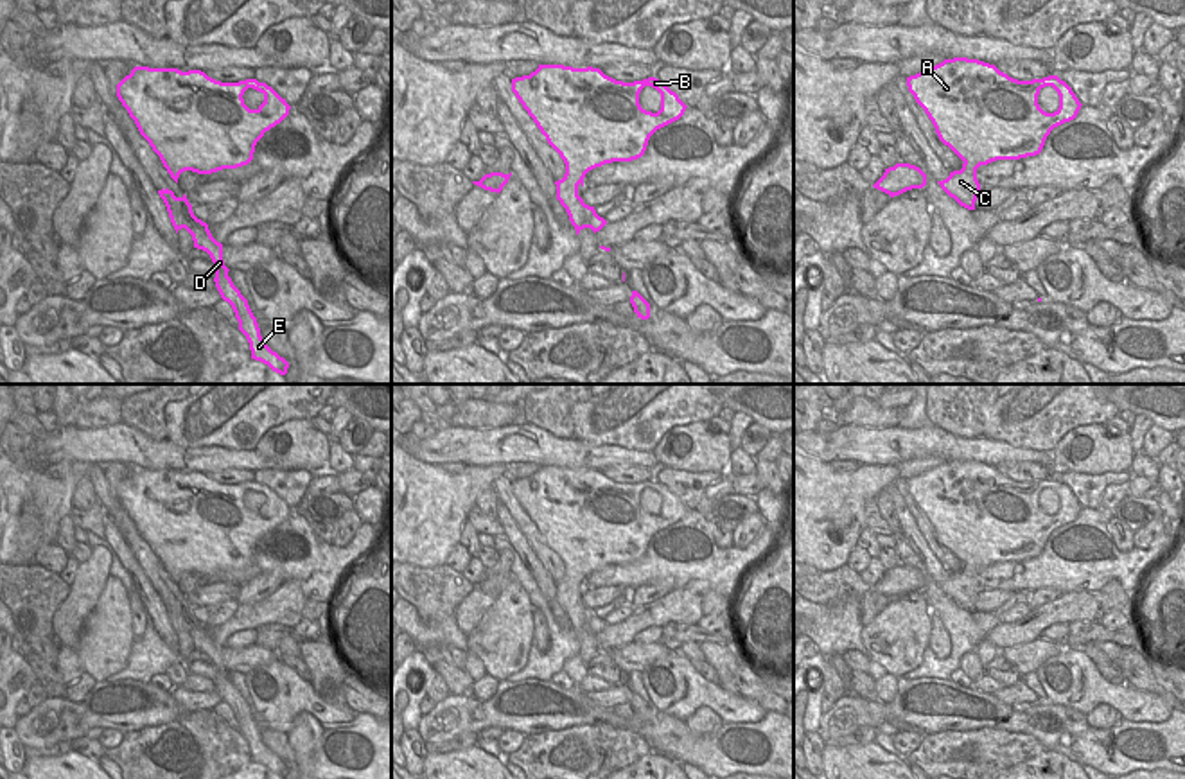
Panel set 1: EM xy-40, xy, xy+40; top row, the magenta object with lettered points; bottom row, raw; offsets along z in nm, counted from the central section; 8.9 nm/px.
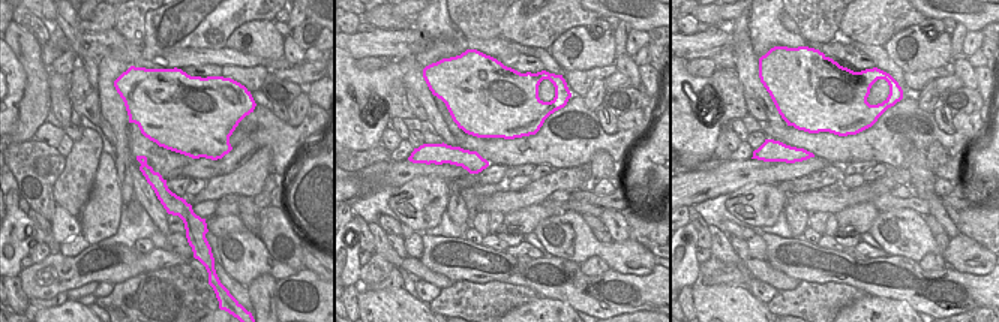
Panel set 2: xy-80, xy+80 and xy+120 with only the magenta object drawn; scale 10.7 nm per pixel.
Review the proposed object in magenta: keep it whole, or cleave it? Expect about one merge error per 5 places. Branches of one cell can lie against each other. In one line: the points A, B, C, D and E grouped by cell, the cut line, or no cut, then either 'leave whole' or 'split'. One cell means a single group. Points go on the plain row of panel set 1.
A B / C D E | xy (566, 573), (582, 584) | split

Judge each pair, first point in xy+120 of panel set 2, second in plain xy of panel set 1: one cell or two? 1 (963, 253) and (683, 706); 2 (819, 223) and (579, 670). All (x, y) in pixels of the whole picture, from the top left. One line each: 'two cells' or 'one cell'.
1: one cell
2: one cell

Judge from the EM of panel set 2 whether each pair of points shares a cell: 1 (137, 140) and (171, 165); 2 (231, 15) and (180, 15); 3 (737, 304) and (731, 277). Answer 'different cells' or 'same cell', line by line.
1: same cell
2: same cell
3: different cells

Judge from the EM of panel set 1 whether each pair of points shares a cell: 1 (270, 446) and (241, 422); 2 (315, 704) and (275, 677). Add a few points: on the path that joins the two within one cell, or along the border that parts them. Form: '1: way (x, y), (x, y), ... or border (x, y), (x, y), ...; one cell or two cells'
1: border (298, 419), (288, 419), (273, 426), (254, 449); two cells
2: way (306, 699), (293, 695), (284, 686); one cell

